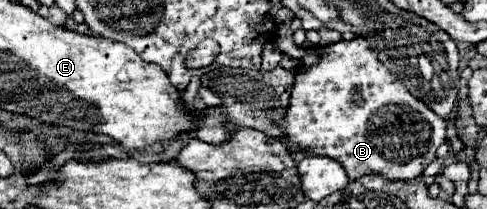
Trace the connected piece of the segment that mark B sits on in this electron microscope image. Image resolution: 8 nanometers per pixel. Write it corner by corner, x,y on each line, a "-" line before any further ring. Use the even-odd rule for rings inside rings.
364,37
338,41
328,47
310,47
306,51
296,71
290,107
282,121
282,129
290,145
298,145
310,155
324,155
342,163
352,181
368,173
378,173
392,181
416,179
422,175
426,165
436,159
436,149
446,141
446,121
410,95
402,81
376,57
-
354,91
364,99
360,107
352,103

